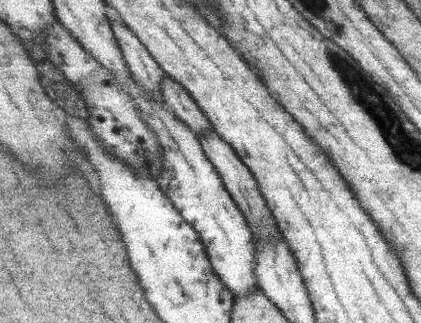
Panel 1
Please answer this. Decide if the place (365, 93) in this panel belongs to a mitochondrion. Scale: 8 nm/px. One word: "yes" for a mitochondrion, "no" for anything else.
yes

